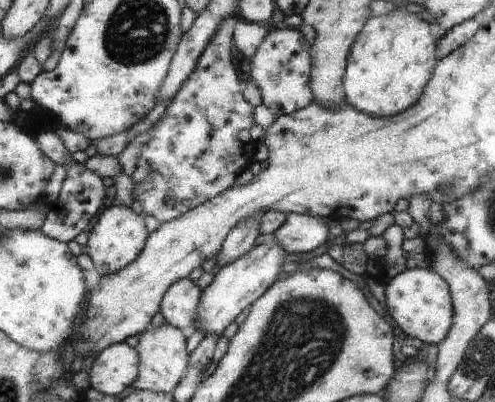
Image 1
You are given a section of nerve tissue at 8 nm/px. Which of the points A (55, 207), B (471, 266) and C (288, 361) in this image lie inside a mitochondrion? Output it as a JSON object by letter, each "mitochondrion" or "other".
{"A":"other","B":"other","C":"mitochondrion"}

